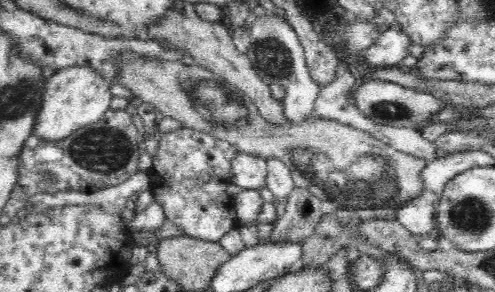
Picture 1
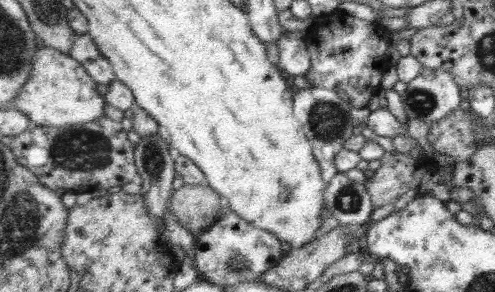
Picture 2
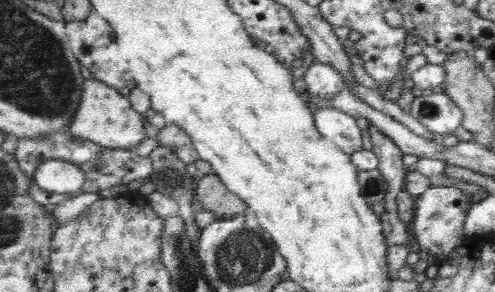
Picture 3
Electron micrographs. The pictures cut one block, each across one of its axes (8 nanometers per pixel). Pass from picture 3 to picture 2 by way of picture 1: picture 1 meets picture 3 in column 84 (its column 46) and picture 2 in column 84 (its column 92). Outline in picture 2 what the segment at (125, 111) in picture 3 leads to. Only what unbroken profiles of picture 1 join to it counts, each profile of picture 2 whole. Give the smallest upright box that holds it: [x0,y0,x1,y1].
[13,46,105,126]

